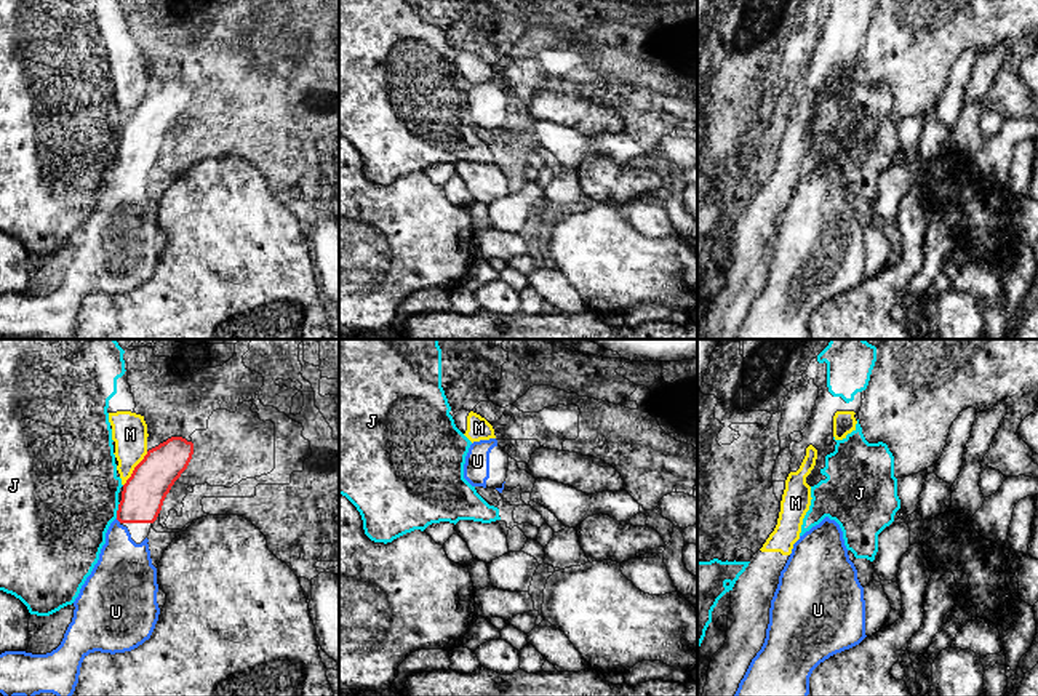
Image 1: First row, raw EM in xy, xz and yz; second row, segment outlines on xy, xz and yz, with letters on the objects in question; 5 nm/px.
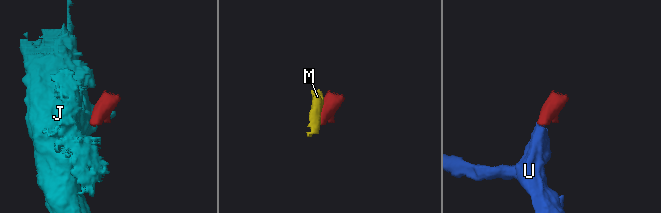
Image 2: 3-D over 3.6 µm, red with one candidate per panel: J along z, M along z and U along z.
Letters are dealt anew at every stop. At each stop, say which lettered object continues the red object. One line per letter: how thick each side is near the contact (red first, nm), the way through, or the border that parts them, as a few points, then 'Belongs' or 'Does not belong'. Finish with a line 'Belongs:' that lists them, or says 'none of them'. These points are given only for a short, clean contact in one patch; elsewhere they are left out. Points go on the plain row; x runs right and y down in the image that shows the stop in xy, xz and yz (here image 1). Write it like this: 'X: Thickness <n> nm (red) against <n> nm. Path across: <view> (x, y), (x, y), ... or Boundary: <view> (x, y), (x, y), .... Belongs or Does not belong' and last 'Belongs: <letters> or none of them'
J: Thickness 220 nm (red) against 480 nm. Does not belong
M: Thickness 220 nm (red) against 180 nm. Boundary: xy (147, 93), (123, 127). Does not belong
U: Thickness 220 nm (red) against 280 nm. Path across: xy (144, 133), (119, 162), (117, 181), (123, 212). Belongs
Belongs: U

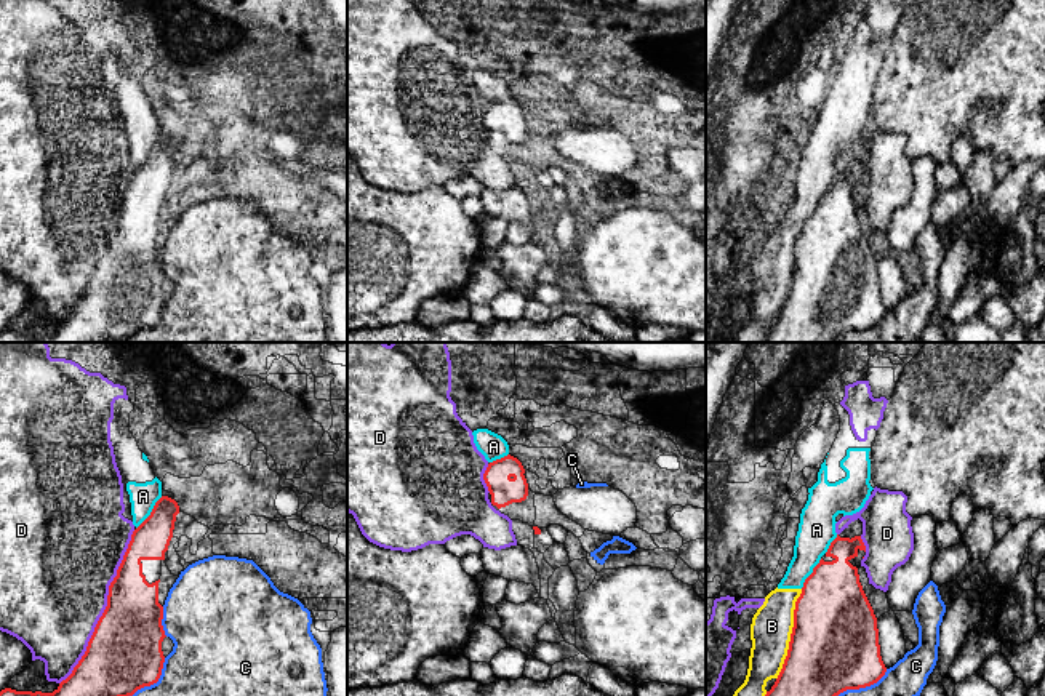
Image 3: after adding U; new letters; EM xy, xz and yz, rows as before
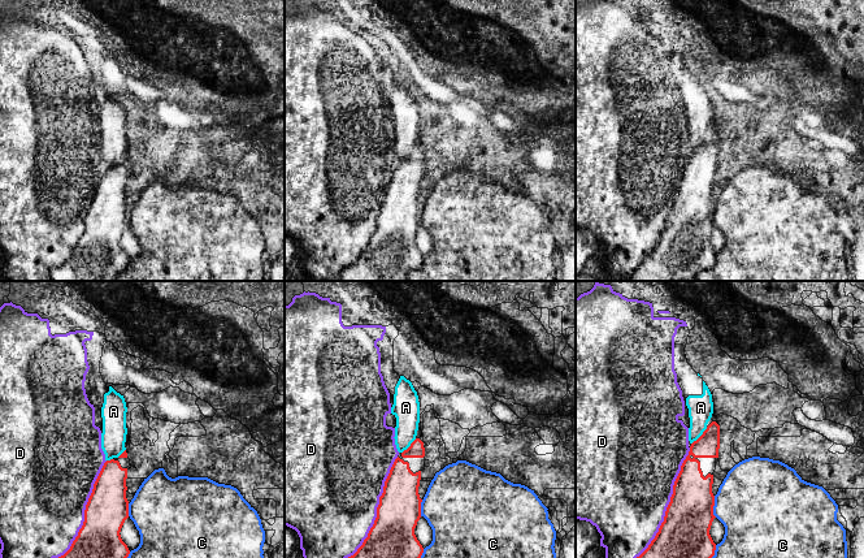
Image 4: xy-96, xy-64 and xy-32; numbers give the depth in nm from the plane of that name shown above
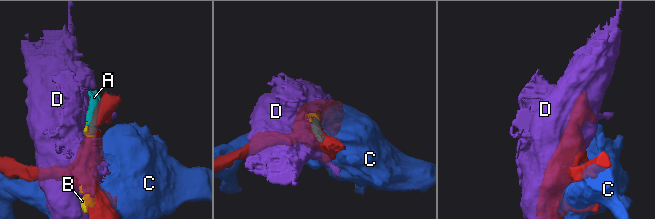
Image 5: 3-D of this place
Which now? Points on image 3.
A: Thickness 190 nm (red) against 140 nm. Boundary: xy (162, 138), (136, 170). Does not belong
B: Thickness 440 nm (red) against 200 nm. Does not belong
C: Thickness 380 nm (red) against 460 nm. Does not belong
D: Thickness 380 nm (red) against 480 nm. Does not belong
Belongs: none of them

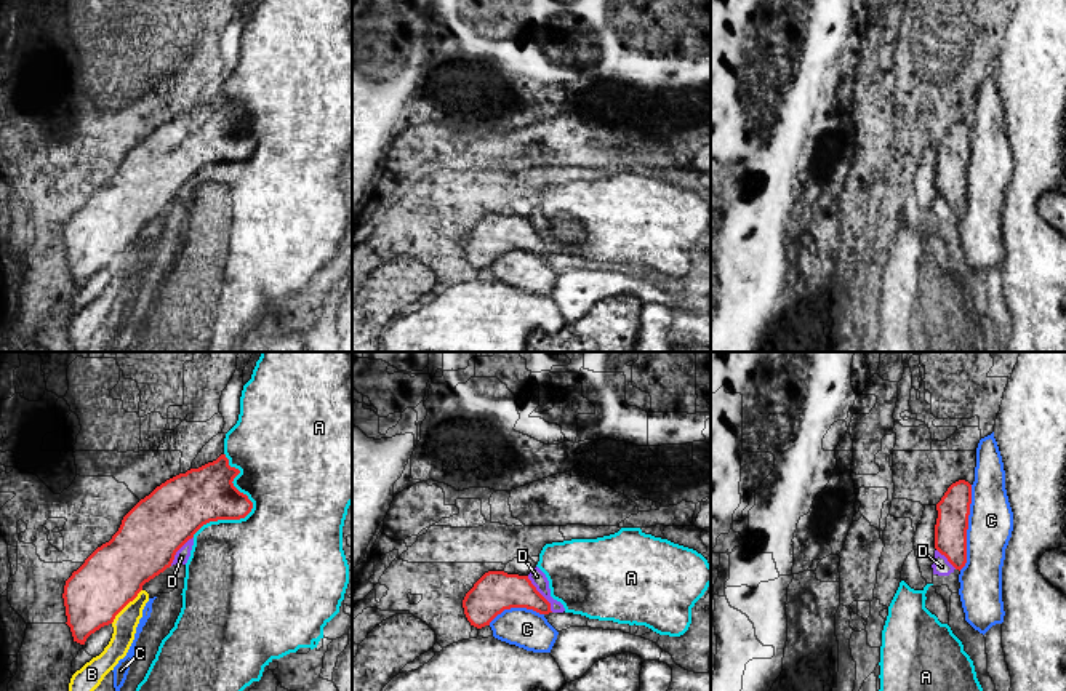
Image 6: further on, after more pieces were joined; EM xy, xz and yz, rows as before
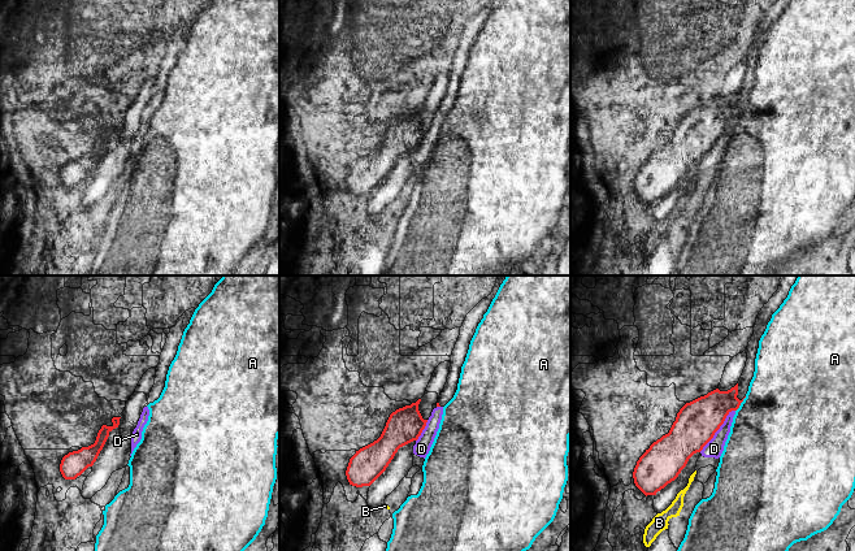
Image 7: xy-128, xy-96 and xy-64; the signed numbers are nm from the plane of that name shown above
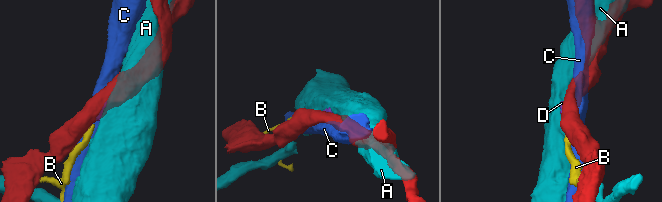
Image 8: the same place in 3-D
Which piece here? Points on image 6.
A: Thickness 280 nm (red) against 500 nm. Does not belong
B: Thickness 320 nm (red) against 120 nm. Does not belong
C: Thickness 160 nm (red) against 220 nm. Does not belong
D: Thickness 200 nm (red) against 80 nm. Boundary: xz (527, 218), (553, 253). Does not belong
Belongs: none of them

